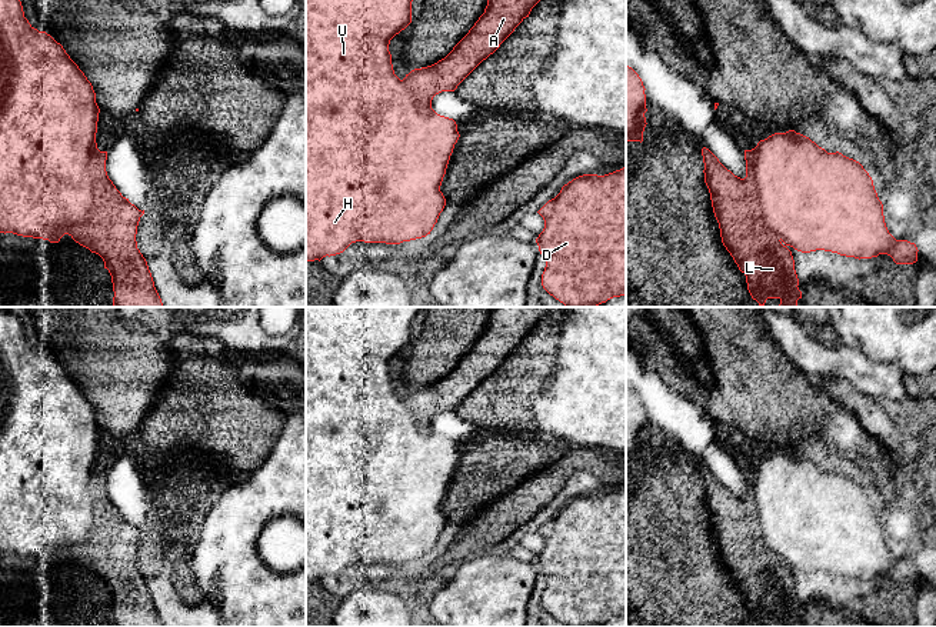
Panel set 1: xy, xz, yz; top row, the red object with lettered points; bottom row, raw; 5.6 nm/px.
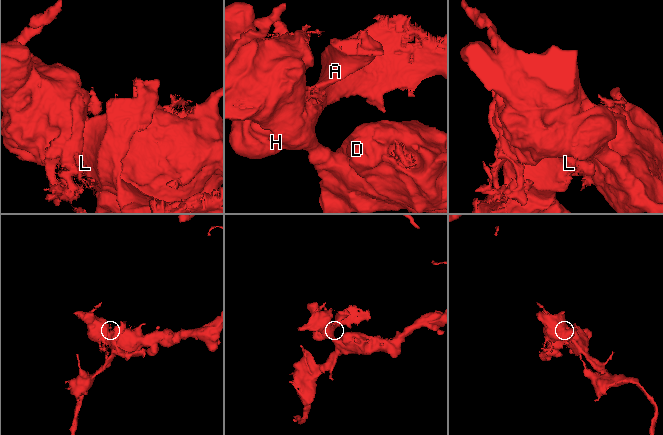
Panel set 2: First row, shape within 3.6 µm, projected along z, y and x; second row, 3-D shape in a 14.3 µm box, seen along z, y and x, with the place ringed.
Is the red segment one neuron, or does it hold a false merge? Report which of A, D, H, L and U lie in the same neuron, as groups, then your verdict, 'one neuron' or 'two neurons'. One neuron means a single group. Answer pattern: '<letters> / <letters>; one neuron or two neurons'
A L / D H U; two neurons

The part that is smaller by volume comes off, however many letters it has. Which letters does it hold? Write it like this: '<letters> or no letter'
A, L

